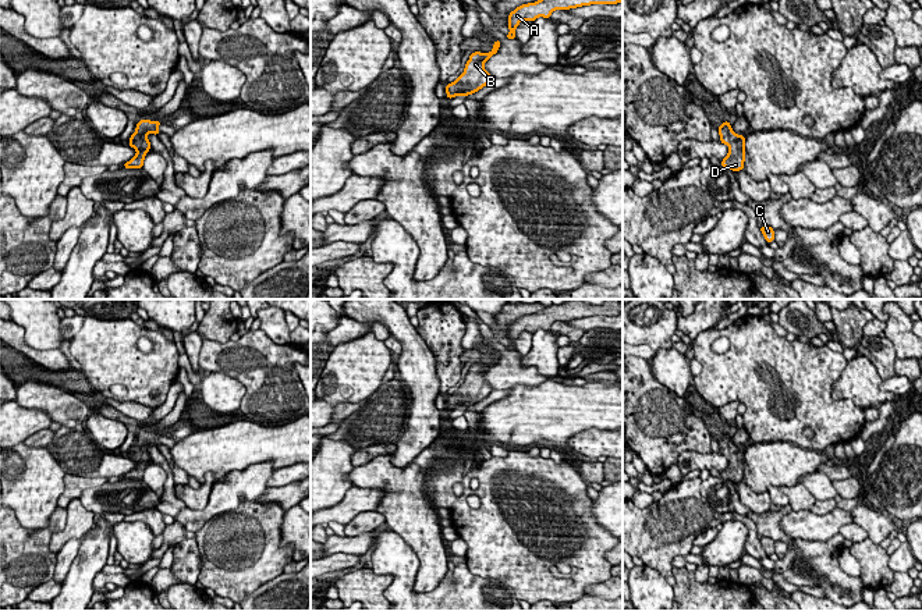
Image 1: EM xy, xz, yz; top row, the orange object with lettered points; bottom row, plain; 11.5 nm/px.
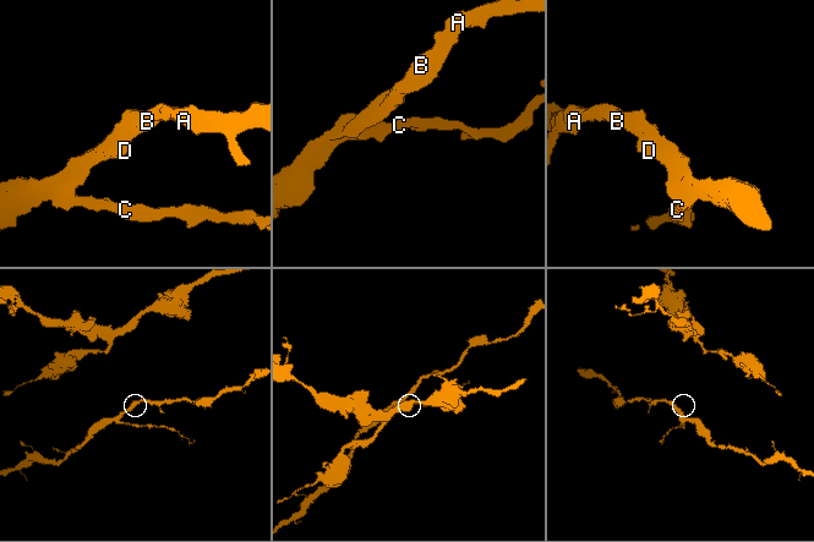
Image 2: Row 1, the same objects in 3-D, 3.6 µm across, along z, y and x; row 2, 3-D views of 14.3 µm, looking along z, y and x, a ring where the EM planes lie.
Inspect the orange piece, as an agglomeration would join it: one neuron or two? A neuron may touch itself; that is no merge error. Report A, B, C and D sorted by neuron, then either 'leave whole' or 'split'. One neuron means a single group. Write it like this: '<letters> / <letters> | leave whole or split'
A B C D | leave whole

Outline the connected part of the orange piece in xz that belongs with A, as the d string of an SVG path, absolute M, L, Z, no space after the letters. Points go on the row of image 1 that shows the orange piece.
M538 0L535 3L528 3L517 7L508 15L508 29L510 33L506 35L507 39L515 39L515 28L521 21L535 21L539 17L550 18L552 13L556 10L570 10L591 4L617 4L623 0Z

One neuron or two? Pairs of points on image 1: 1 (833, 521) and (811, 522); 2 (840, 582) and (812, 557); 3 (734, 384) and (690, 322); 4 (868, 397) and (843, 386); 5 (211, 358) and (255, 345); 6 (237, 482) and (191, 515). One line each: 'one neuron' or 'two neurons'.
1: one neuron
2: one neuron
3: two neurons
4: one neuron
5: one neuron
6: one neuron

